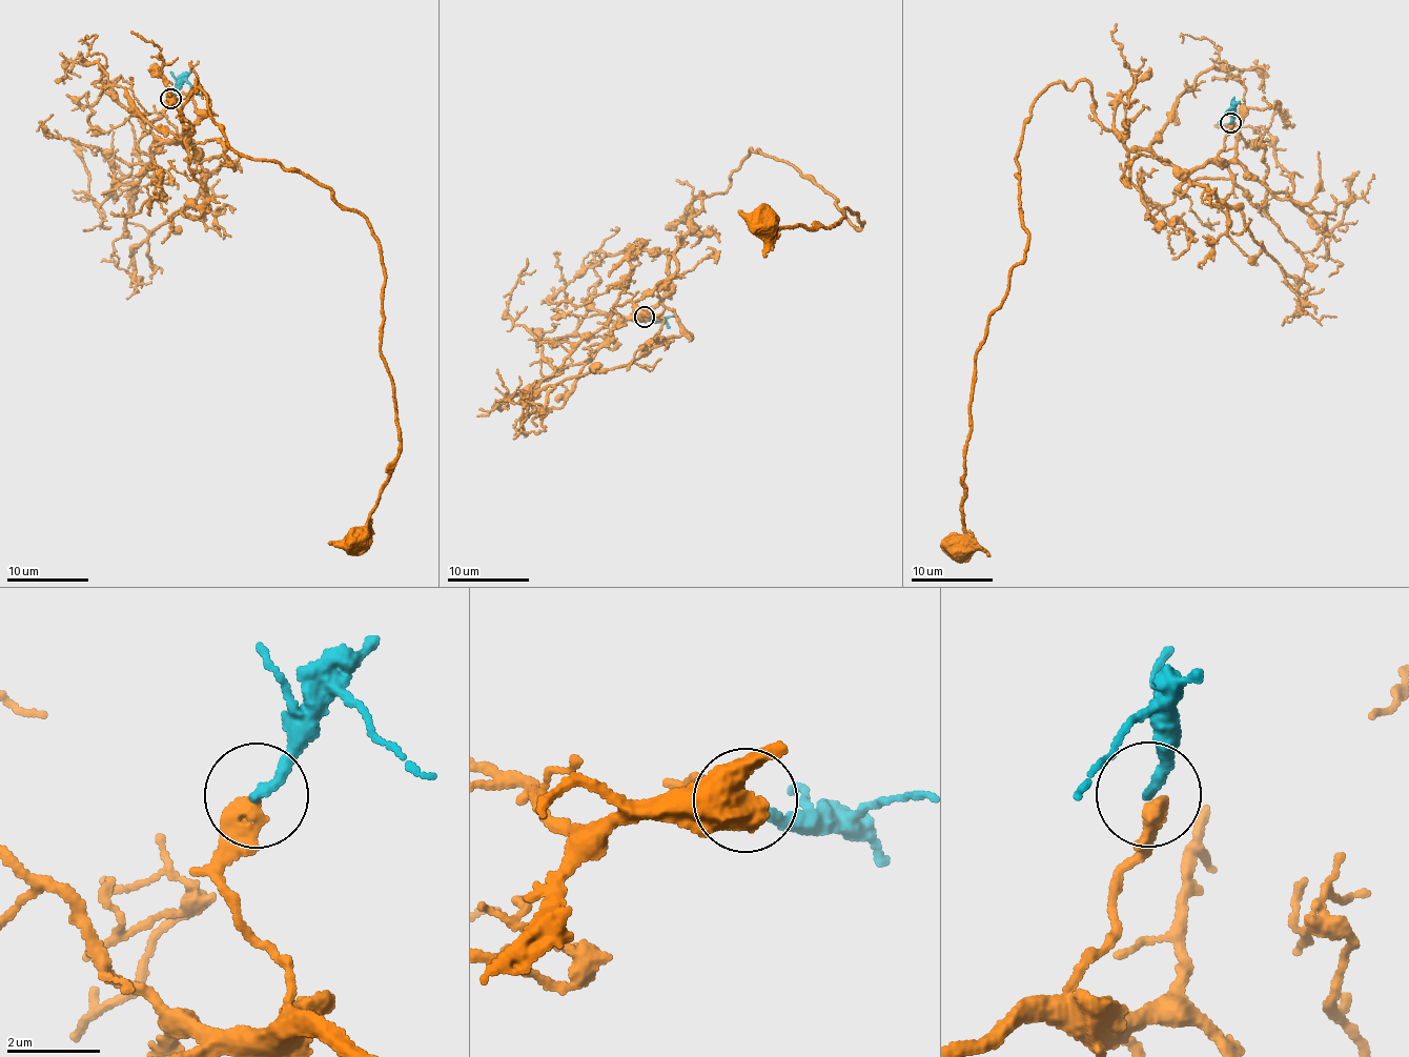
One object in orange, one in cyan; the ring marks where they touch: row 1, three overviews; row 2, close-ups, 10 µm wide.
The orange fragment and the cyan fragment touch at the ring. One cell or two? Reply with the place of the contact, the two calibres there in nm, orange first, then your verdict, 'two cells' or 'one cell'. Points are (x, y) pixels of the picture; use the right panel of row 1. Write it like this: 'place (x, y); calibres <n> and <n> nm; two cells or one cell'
place (1230, 123); calibres 400 and 240 nm; two cells

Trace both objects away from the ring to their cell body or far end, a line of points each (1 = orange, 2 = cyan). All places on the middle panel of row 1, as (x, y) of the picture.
1: (645, 318), (705, 195), (731, 186), (750, 150), (863, 221), (844, 207), (829, 229), (761, 219)
2: (645, 317), (677, 316)

